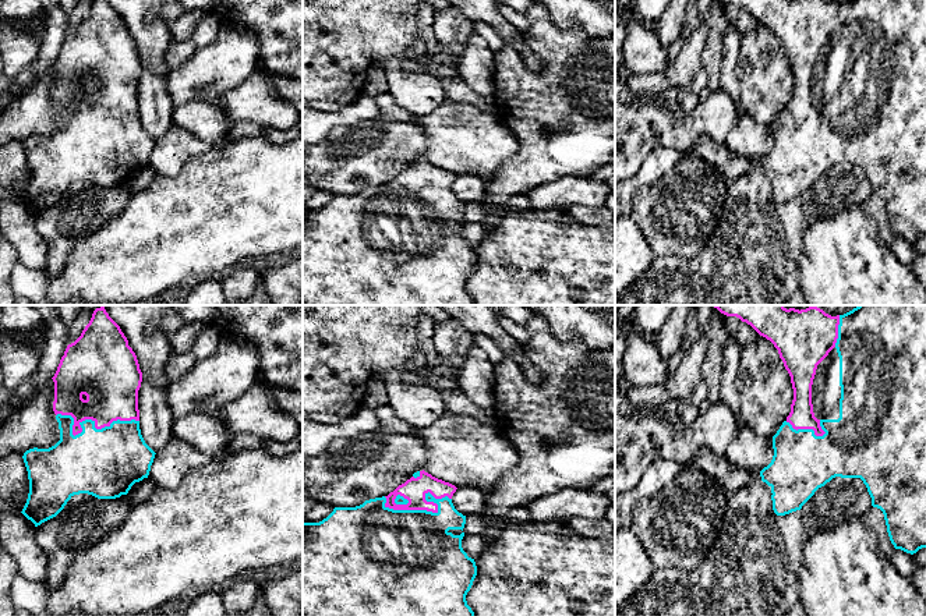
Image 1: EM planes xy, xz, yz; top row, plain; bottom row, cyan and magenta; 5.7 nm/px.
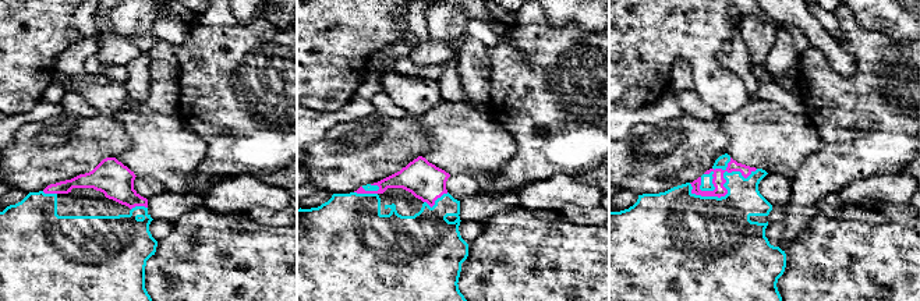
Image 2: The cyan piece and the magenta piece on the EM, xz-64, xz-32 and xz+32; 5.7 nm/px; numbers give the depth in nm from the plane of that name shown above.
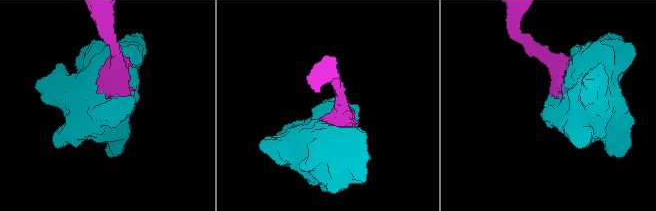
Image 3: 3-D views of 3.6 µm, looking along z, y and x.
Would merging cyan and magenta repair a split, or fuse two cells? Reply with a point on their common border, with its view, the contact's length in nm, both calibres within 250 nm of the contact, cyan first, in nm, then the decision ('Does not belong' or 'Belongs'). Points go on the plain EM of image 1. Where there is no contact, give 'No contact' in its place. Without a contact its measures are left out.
Touches cyan at xy (87, 108). Shared border 480 nm. Thickness 380 nm (cyan) against 320 nm. Belongs

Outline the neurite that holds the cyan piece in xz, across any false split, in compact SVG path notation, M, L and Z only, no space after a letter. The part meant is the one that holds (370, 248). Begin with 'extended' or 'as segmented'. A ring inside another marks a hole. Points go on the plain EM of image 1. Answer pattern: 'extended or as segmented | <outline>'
extended | M423 157L414 160L410 167L388 184L365 188L356 195L335 195L319 210L303 210L303 305L476 305L467 293L466 283L477 263L477 254L474 247L469 245L462 236L464 220L460 223L450 220L452 217L463 219L466 212L466 203L459 201L452 191L456 177L455 173Z

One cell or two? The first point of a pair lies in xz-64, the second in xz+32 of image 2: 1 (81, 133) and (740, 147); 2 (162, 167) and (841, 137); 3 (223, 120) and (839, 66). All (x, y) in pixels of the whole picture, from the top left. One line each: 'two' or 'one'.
1: two
2: two
3: two

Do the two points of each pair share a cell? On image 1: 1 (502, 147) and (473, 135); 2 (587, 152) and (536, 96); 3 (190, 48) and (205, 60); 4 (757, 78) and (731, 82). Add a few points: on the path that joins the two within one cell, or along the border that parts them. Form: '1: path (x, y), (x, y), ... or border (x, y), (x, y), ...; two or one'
1: path (495, 144), (480, 142); one
2: path (575, 137), (571, 126), (551, 112); one
3: border (197, 48), (184, 62), (170, 70); two
4: border (739, 49), (735, 64), (739, 91), (737, 101); two

